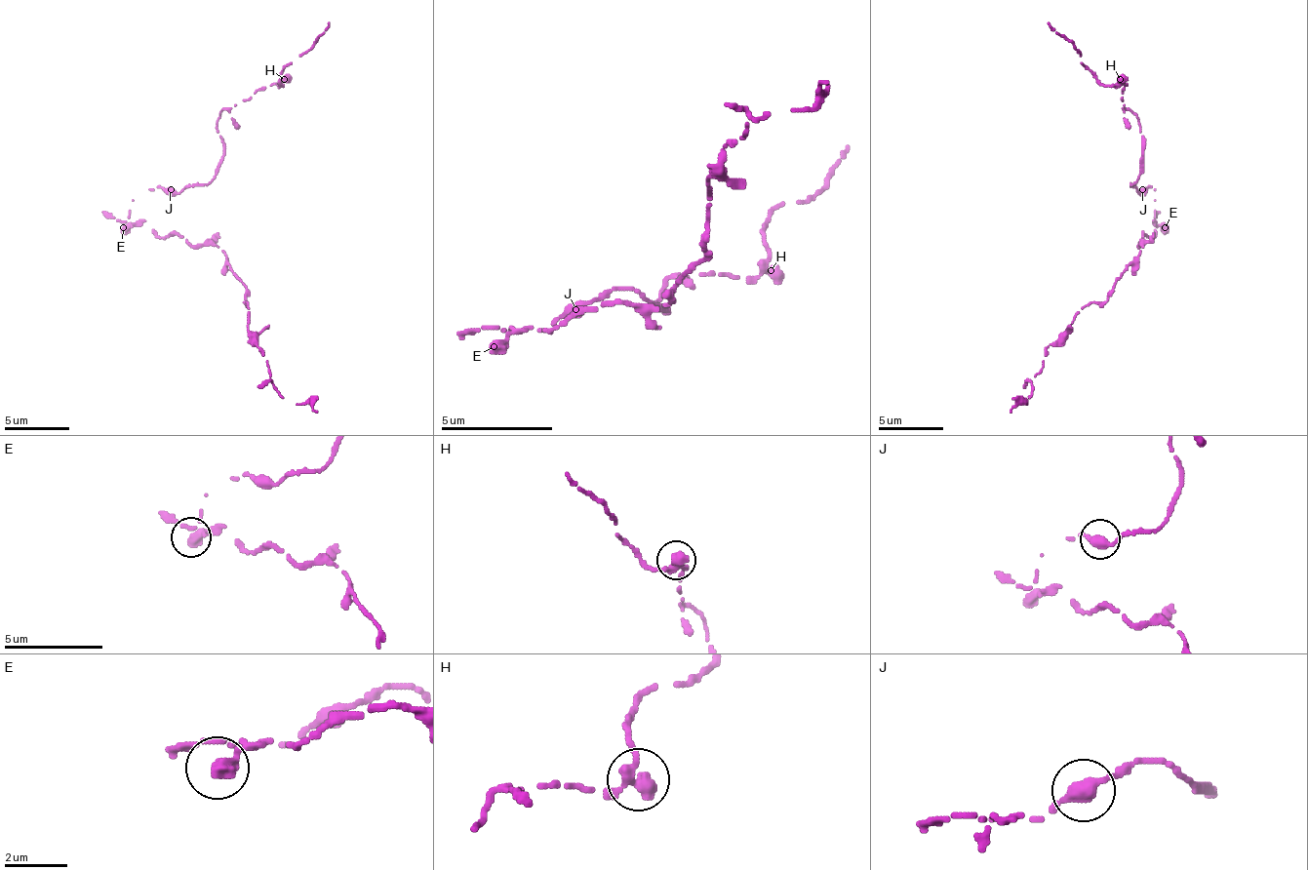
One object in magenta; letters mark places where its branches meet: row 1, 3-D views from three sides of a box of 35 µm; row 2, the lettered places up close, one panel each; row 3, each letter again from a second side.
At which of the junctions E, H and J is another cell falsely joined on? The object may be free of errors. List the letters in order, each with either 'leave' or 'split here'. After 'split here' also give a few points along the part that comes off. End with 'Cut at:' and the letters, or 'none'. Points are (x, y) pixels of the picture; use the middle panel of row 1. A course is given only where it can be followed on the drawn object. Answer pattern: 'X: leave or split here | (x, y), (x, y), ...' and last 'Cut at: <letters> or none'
E: split here | (492, 348), (614, 303), (670, 303), (703, 258), (709, 170), (748, 120), (810, 108), (826, 81)
H: leave
J: leave
Cut at: E

